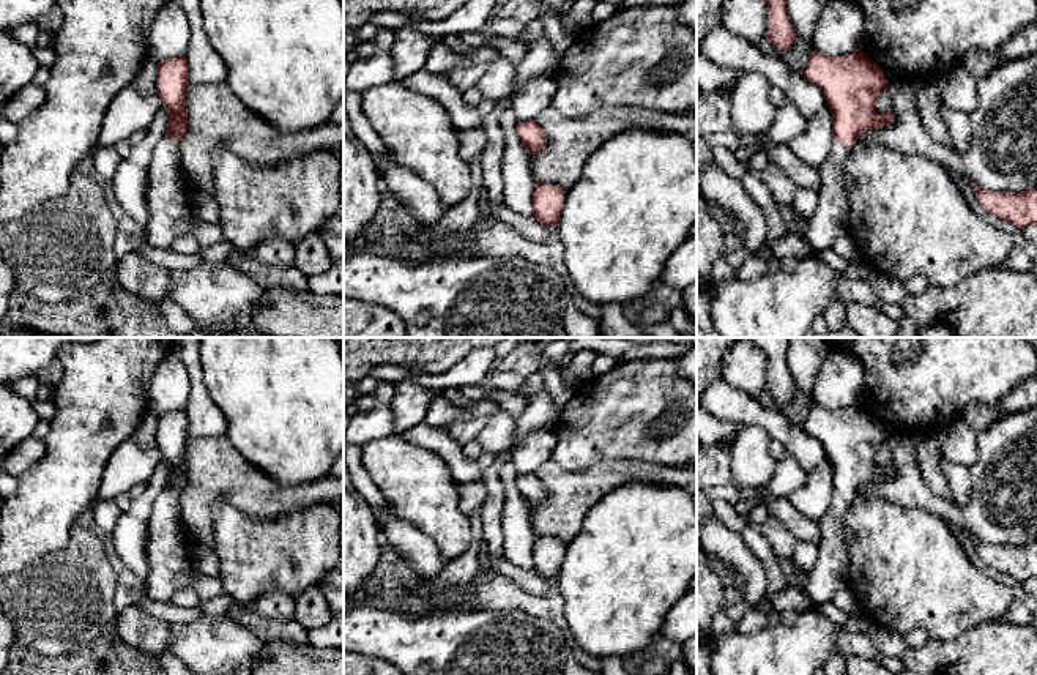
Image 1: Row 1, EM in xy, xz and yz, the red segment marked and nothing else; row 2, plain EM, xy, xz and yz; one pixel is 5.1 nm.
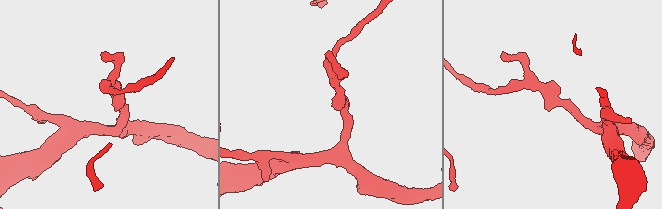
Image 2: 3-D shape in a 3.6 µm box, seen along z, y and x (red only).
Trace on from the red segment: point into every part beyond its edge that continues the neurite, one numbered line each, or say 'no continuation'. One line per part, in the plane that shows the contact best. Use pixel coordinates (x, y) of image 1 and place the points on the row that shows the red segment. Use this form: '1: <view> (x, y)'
1: xy (169, 218)

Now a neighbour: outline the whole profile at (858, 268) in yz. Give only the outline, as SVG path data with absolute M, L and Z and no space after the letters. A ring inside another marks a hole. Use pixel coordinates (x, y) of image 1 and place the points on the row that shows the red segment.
M860 252L856 259L848 262L845 274L853 279L868 279L872 270L870 260Z

